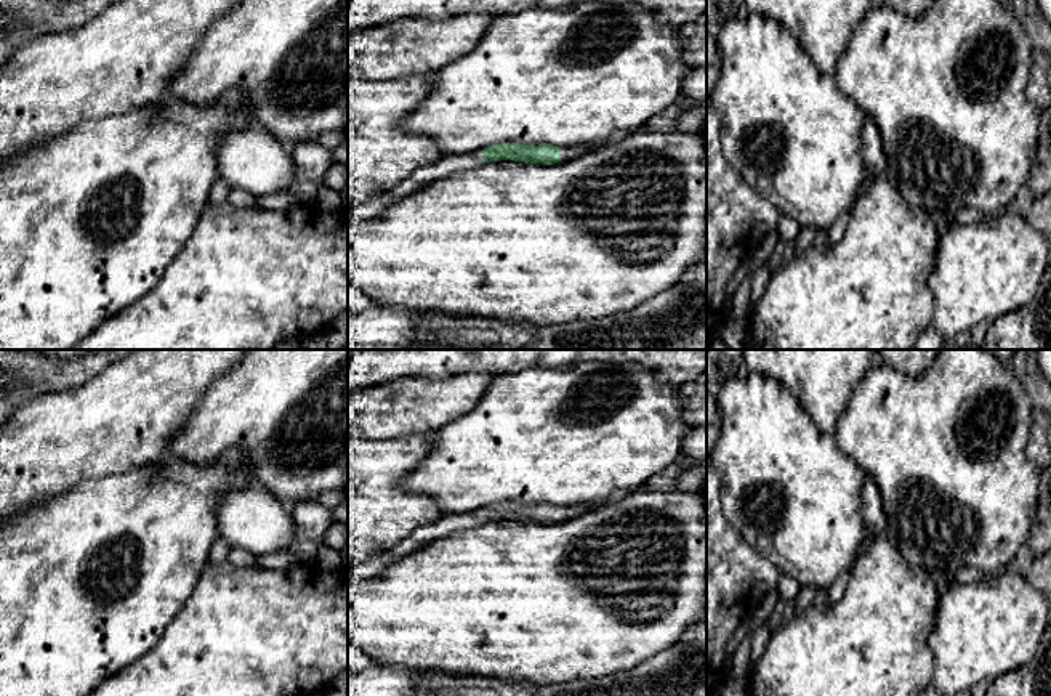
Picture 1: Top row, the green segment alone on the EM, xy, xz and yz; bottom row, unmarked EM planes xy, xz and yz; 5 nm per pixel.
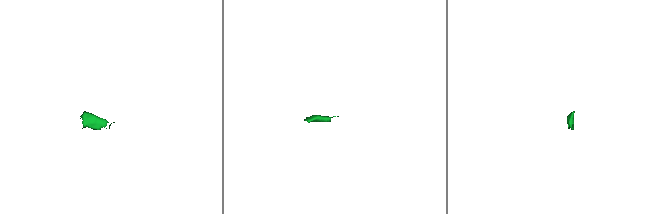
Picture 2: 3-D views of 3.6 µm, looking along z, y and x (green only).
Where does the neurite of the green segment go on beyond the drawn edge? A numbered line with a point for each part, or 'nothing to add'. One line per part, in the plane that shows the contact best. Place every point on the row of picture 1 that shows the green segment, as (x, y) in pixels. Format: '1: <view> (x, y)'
1: xz (579, 149)
2: xz (449, 164)

